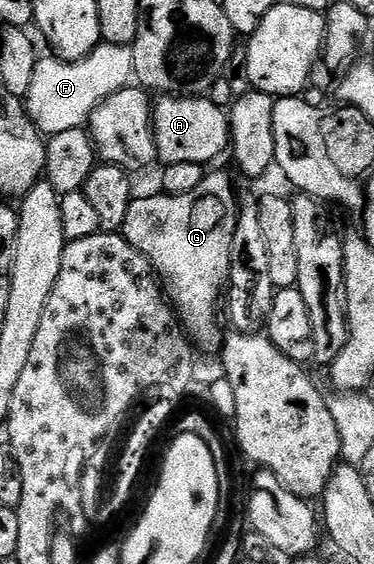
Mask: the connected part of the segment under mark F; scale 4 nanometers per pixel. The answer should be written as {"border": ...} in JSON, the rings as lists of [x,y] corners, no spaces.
{"border":[[[103,42],[83,60],[60,60],[53,54],[46,54],[36,62],[36,74],[32,74],[32,86],[24,97],[26,113],[30,115],[30,120],[38,127],[38,131],[42,133],[43,137],[55,136],[63,130],[76,130],[89,121],[100,102],[104,102],[121,88],[127,87],[134,79],[134,50],[128,44]]]}

